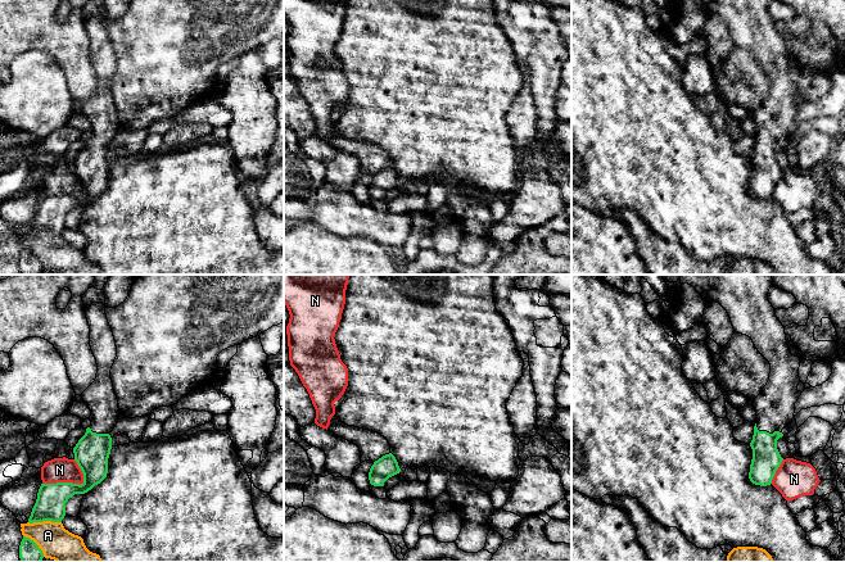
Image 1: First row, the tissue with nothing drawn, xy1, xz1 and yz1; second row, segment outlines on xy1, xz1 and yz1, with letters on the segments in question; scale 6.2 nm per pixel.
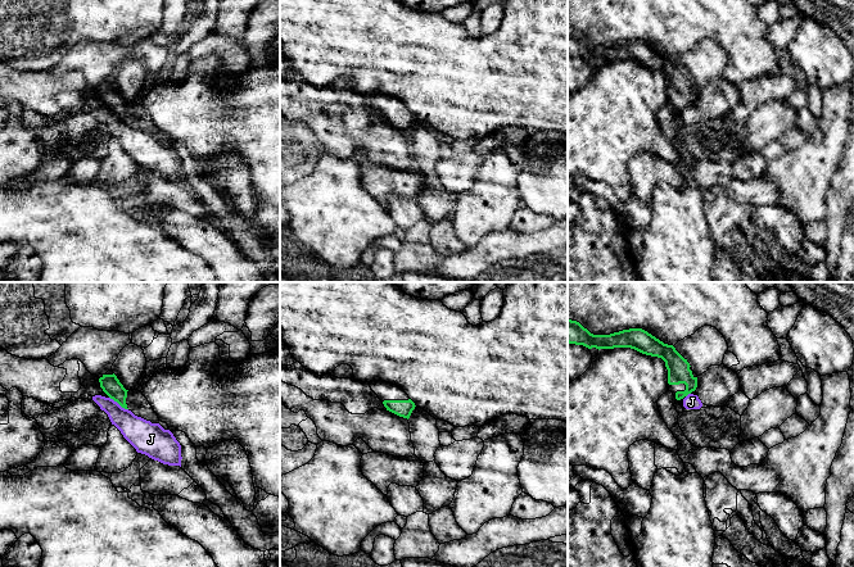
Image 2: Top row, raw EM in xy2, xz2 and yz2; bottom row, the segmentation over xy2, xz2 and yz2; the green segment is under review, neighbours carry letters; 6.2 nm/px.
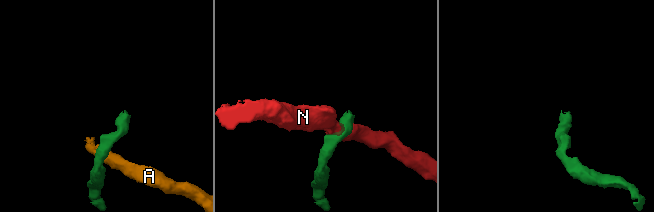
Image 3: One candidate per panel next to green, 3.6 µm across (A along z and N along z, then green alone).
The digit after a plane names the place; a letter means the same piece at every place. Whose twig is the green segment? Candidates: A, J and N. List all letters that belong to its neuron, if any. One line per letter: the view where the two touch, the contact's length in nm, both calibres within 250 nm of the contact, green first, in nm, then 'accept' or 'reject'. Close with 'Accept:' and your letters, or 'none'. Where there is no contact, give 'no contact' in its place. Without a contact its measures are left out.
A: xy1 | 200 nm | 190/200 nm | reject
J: xy2 | 150 nm | 120/190 nm | reject
N: xy1 | 280 nm | 220/160 nm | reject
Accept: none

